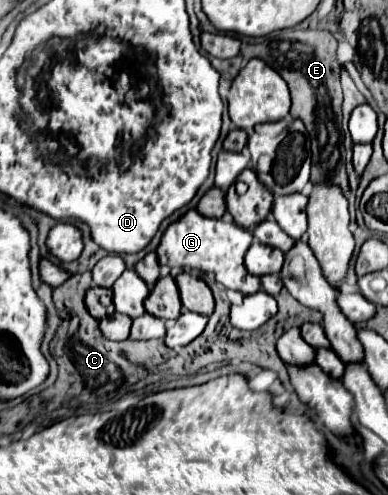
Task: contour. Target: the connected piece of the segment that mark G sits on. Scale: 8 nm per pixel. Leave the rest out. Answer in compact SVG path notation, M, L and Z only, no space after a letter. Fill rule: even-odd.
M188 210L180 220L168 226L156 254L162 266L198 268L202 272L212 272L216 282L220 282L224 288L232 288L242 294L254 294L260 290L260 278L250 274L244 266L244 254L252 240L254 236L238 224L226 224L224 220L212 220L198 214L196 210Z

